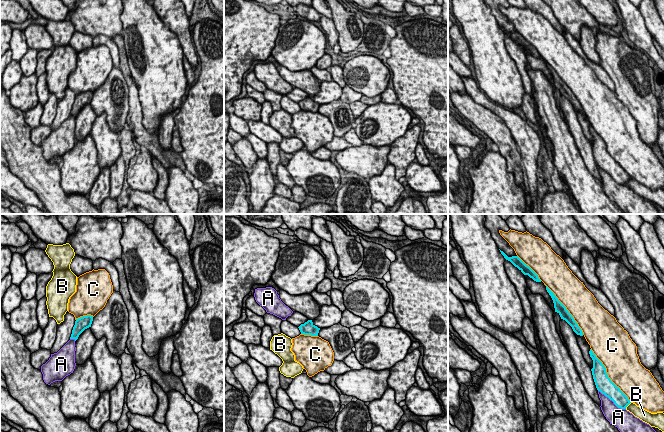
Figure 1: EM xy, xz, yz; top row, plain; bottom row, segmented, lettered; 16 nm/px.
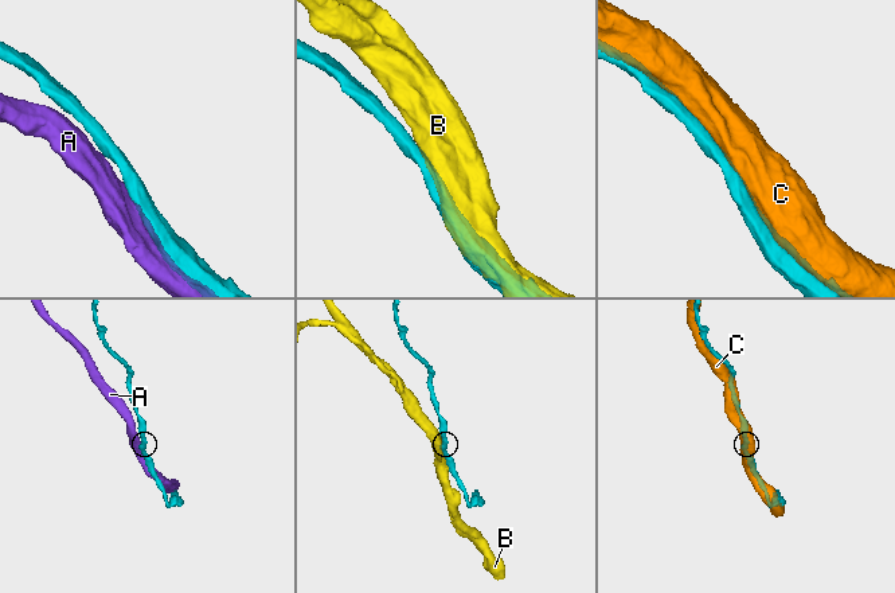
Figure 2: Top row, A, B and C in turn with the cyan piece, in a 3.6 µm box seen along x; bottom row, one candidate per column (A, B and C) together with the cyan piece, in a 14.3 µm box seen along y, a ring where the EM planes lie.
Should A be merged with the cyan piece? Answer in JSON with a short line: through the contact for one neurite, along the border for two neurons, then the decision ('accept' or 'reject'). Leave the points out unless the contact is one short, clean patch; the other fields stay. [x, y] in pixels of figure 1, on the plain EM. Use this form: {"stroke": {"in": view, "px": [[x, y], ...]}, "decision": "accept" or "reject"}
{"decision": "reject"}

